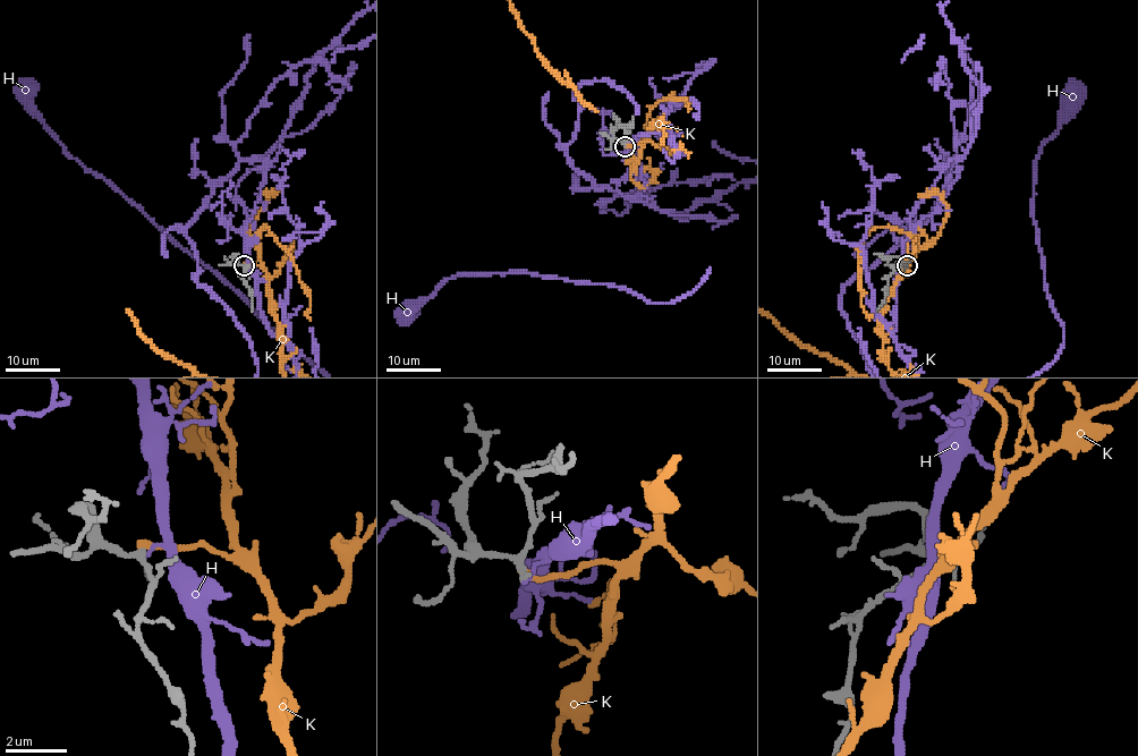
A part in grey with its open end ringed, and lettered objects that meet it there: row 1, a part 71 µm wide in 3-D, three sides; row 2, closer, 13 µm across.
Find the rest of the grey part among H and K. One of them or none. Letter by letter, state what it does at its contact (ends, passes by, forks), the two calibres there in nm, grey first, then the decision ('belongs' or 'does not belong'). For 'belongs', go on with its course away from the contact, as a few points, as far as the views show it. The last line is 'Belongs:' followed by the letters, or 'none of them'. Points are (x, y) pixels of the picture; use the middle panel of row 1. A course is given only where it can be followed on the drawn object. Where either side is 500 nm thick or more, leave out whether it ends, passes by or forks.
H: it ends; calibres 180 and 110 nm; does not belong
K: it ends; calibres 200 and 200 nm; does not belong
Belongs: none of them

